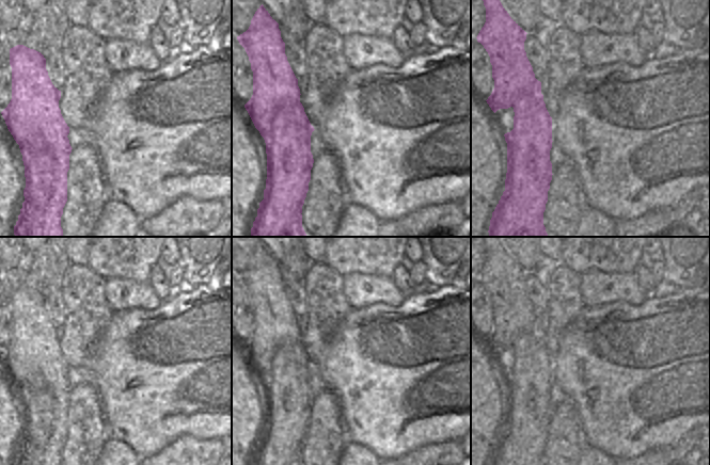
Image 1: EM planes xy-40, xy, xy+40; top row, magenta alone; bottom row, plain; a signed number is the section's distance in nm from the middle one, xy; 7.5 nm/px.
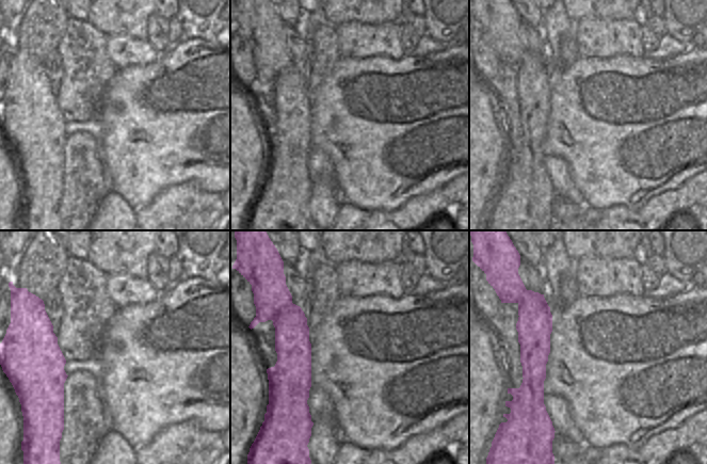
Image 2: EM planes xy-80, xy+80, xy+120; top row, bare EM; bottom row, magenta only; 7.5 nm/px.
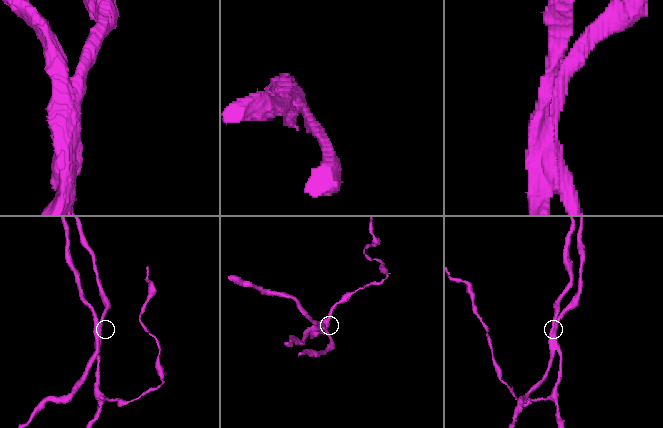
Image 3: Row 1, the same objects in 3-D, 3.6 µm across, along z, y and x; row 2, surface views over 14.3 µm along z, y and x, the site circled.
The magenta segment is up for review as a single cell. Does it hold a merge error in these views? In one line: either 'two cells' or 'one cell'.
two cells

